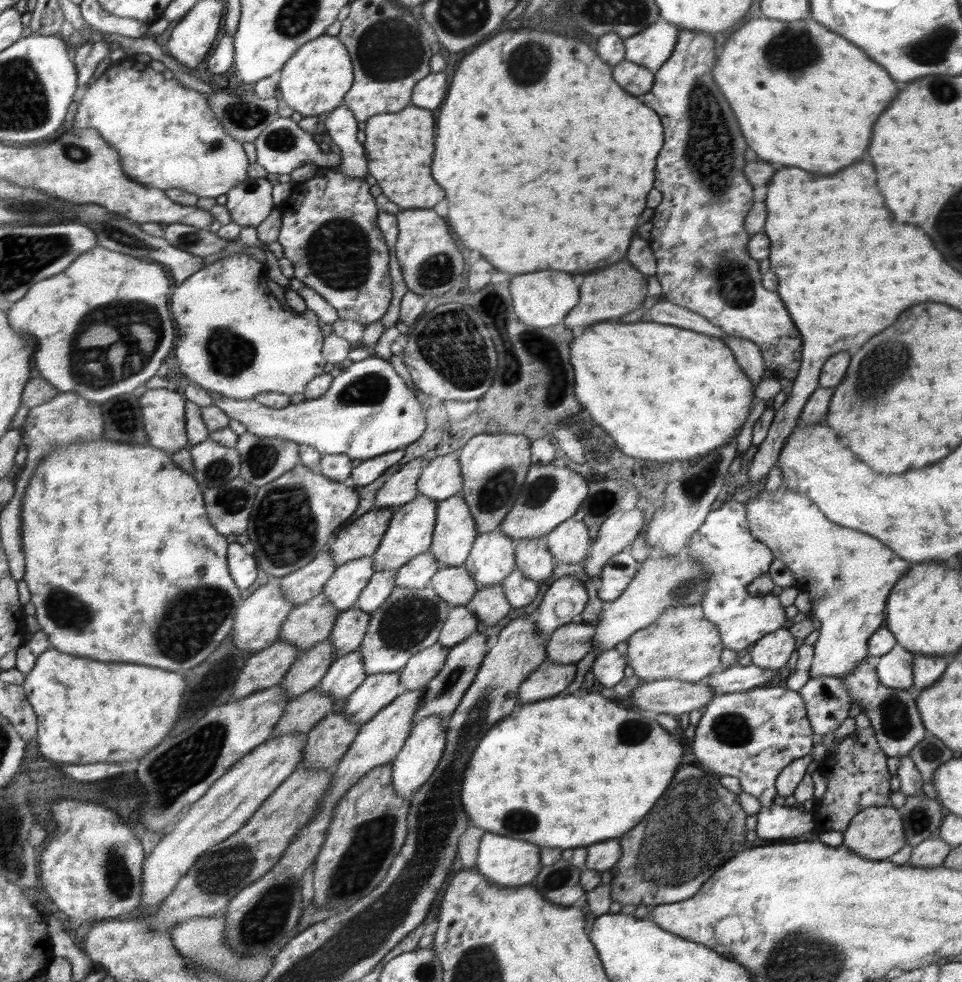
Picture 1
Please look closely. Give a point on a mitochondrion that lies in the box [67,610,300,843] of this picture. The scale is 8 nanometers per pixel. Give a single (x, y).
(185, 763)

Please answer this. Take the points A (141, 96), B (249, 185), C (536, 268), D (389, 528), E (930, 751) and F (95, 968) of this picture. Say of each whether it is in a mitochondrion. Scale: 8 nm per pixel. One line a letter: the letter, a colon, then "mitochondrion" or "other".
A: other
B: mitochondrion
C: other
D: other
E: mitochondrion
F: other

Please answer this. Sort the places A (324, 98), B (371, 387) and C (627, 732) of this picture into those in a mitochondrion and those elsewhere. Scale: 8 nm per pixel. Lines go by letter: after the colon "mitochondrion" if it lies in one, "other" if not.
A: other
B: mitochondrion
C: mitochondrion

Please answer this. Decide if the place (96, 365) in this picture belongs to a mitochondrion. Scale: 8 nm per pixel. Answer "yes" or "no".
yes

